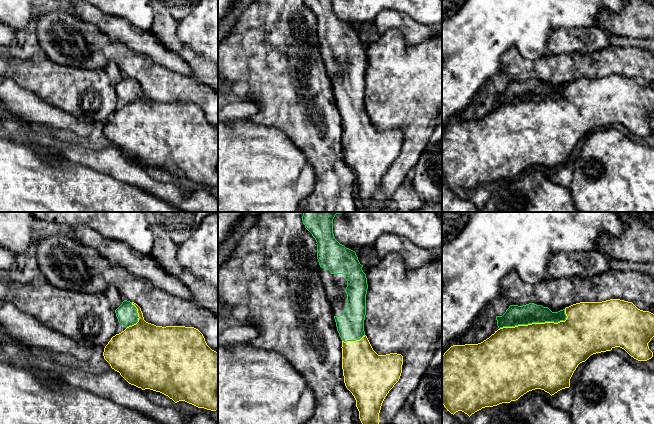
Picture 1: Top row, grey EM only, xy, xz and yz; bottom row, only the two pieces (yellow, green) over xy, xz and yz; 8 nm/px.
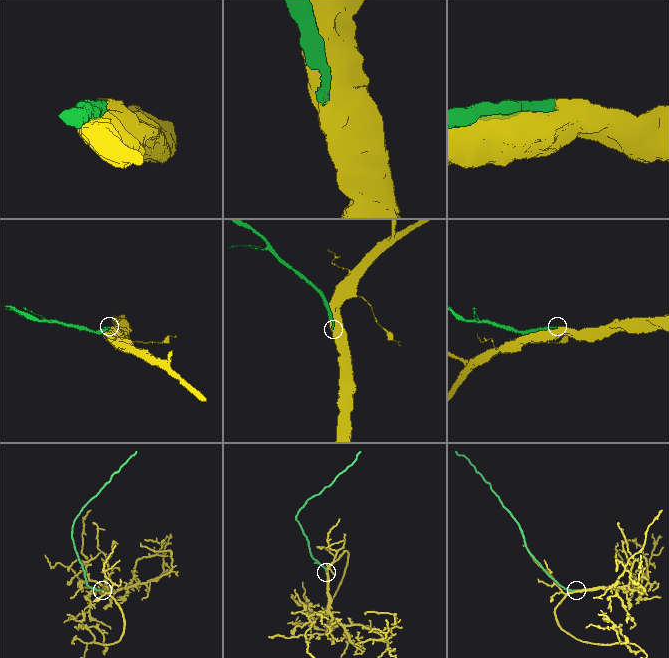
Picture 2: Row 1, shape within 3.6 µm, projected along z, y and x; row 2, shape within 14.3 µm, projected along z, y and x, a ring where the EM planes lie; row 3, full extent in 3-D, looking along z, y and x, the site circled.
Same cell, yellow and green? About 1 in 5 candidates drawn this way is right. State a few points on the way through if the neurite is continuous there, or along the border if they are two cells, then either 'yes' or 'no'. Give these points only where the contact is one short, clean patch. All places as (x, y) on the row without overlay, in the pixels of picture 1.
yes

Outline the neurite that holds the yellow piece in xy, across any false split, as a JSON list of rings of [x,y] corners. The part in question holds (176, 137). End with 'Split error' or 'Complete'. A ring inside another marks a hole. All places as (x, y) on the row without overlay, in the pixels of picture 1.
[[[124,76],[115,86],[118,98],[126,103],[104,124],[104,135],[131,161],[160,168],[175,179],[185,177],[198,184],[218,185],[218,128],[206,119],[194,103],[156,102],[144,96],[141,84]]]. Split error

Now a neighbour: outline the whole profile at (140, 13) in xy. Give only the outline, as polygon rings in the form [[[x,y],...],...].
[[[65,0],[70,3],[88,2],[96,6],[101,12],[124,18],[139,29],[150,31],[154,12],[152,0]]]

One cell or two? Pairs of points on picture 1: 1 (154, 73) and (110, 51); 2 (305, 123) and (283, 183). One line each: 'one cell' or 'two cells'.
1: one cell
2: two cells

